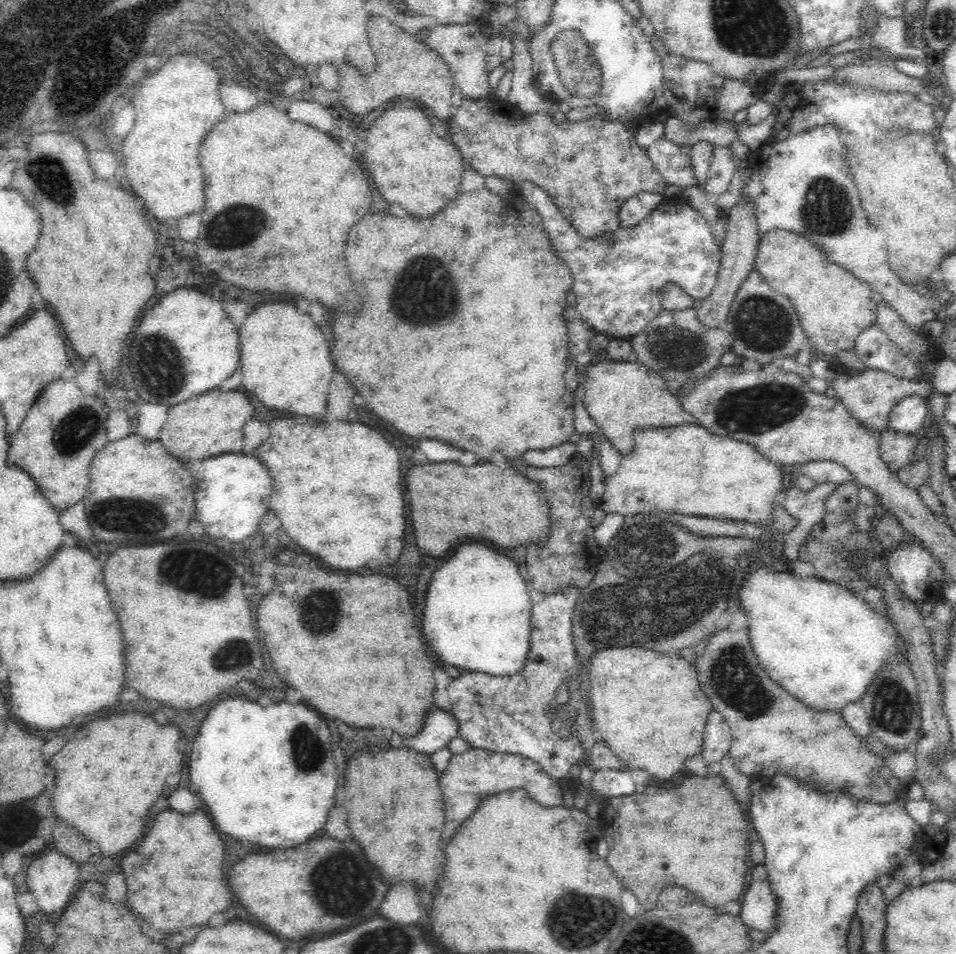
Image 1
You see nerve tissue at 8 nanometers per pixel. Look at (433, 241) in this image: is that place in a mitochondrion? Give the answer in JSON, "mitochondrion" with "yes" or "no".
{"mitochondrion":"no"}

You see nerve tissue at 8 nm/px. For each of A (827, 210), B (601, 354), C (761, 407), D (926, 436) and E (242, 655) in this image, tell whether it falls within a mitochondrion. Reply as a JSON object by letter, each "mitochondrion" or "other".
{"A":"mitochondrion","B":"other","C":"mitochondrion","D":"other","E":"mitochondrion"}

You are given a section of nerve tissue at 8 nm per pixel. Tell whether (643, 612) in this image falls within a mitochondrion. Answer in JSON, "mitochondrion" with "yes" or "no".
{"mitochondrion":"yes"}

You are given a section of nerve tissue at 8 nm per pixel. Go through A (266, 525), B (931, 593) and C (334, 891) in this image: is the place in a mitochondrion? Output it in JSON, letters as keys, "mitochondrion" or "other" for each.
{"A":"other","B":"other","C":"mitochondrion"}

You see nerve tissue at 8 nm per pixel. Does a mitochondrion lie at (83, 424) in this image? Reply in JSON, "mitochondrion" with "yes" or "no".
{"mitochondrion":"yes"}

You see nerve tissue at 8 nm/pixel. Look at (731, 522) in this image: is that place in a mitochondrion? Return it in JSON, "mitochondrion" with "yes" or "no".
{"mitochondrion":"no"}

